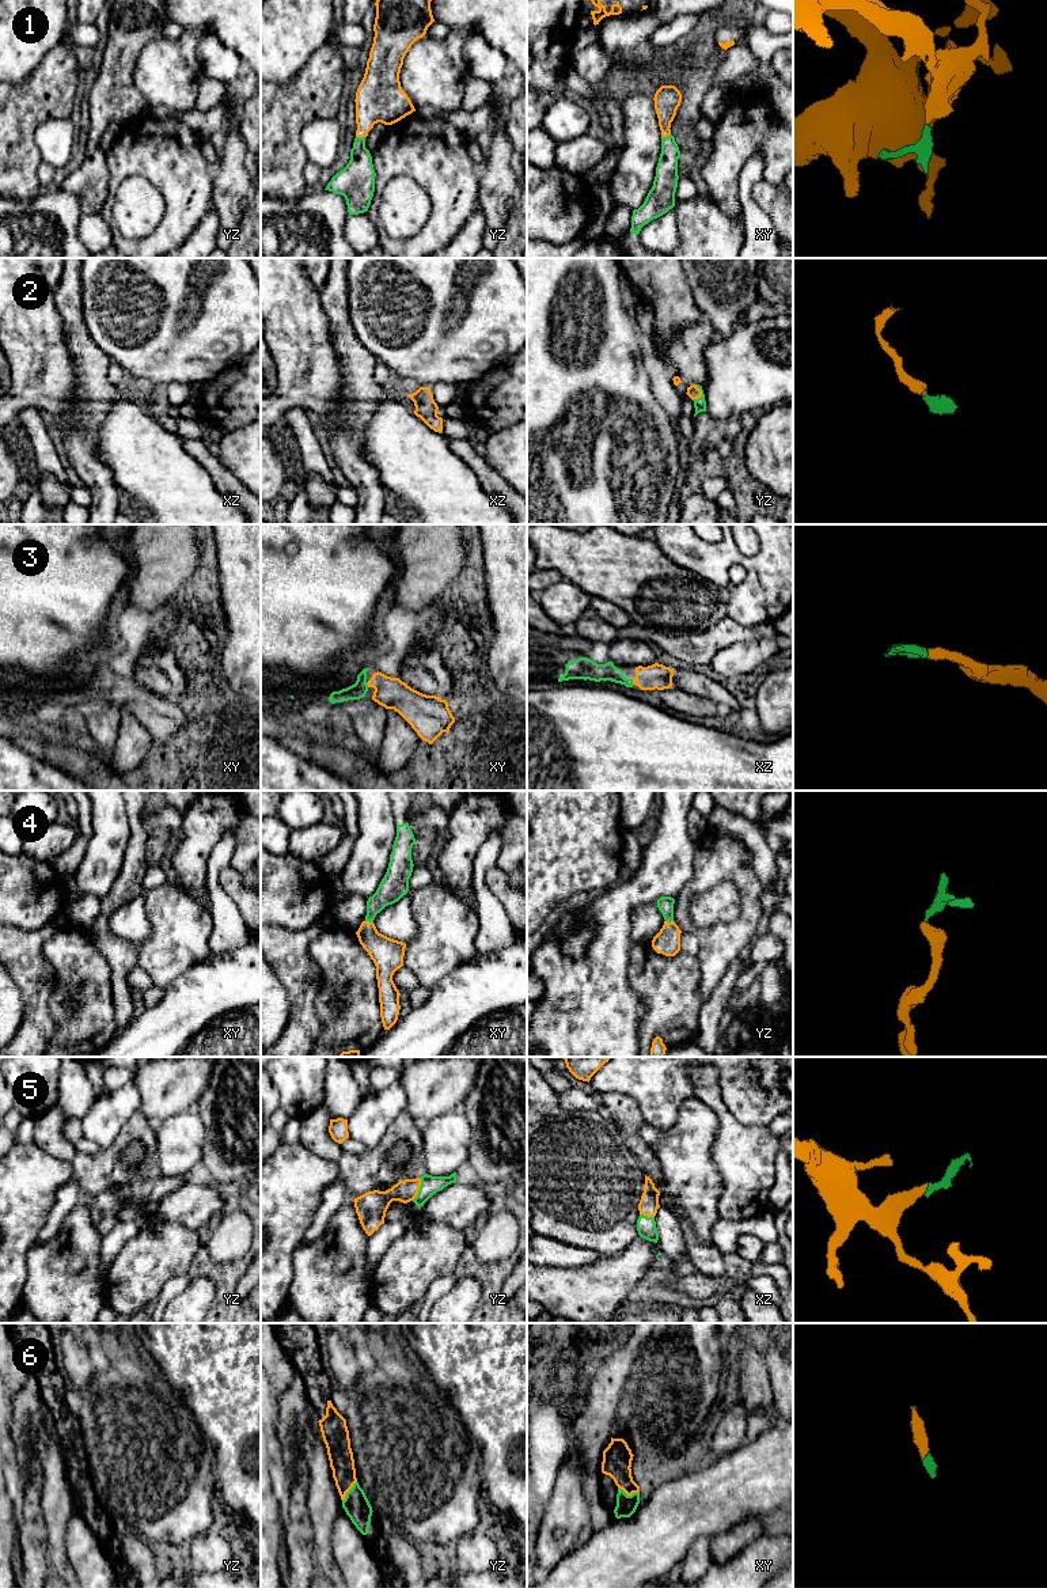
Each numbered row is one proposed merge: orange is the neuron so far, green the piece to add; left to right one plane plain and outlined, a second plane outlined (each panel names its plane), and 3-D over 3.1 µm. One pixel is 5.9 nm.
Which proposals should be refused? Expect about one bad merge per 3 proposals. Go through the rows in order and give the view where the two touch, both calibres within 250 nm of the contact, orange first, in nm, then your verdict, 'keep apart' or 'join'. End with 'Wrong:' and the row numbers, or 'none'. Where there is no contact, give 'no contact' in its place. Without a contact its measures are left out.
1: contact in yz; calibres 280 and 200 nm; join
2: contact in yz; calibres 80 and 70 nm; join
3: contact in xy; calibres 190 and 90 nm; join
4: contact in xy; calibres 190 and 160 nm; join
5: contact in yz; calibres 130 and 110 nm; join
6: contact in xy; calibres 180 and 120 nm; join
Wrong: none

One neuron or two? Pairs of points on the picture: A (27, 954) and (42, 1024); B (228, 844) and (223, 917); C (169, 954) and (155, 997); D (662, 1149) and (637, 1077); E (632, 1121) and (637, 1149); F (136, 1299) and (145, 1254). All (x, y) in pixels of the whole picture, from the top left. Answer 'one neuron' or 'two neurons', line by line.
A: one neuron
B: one neuron
C: two neurons
D: two neurons
E: one neuron
F: one neuron

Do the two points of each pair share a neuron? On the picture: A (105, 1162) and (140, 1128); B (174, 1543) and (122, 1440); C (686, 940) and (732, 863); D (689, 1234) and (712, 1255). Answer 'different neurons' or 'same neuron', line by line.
A: same neuron
B: same neuron
C: different neurons
D: same neuron

